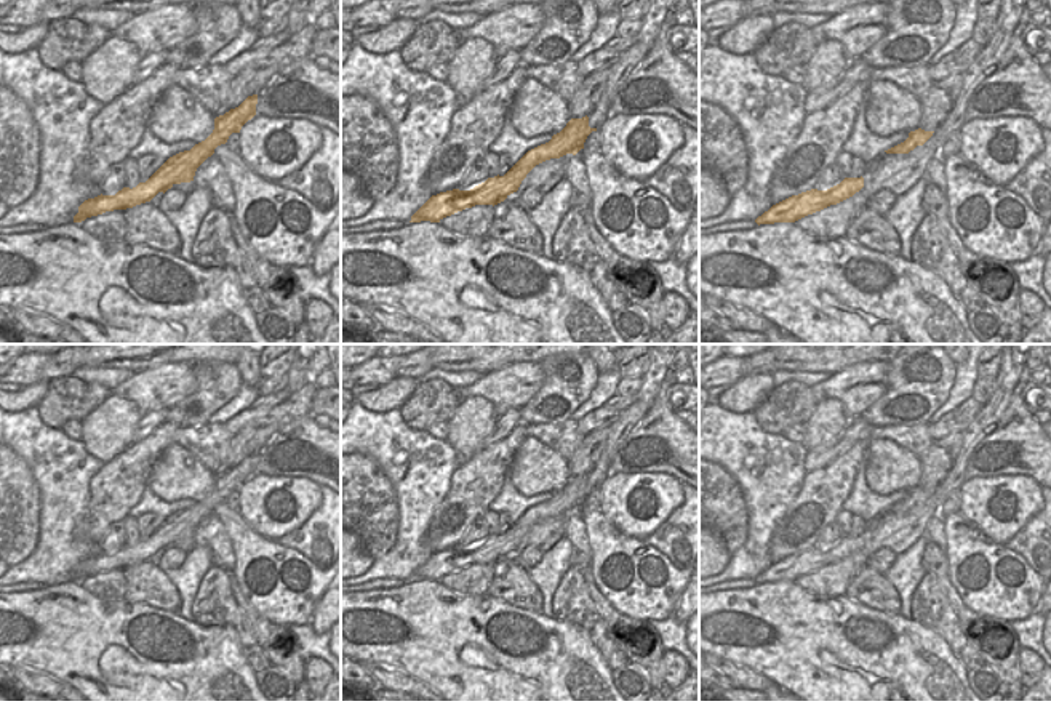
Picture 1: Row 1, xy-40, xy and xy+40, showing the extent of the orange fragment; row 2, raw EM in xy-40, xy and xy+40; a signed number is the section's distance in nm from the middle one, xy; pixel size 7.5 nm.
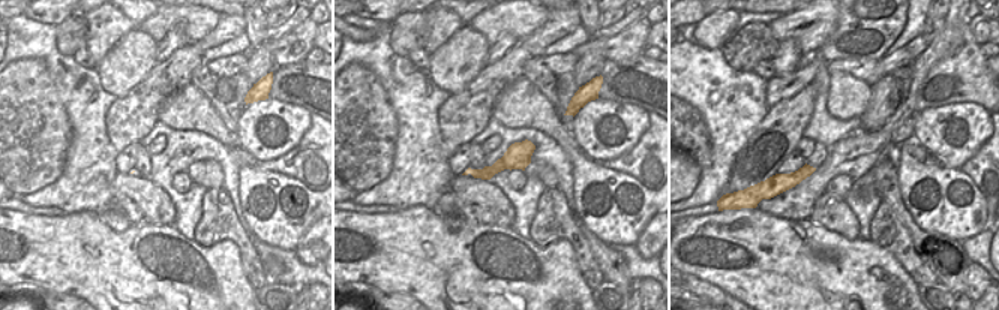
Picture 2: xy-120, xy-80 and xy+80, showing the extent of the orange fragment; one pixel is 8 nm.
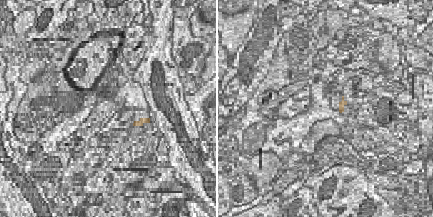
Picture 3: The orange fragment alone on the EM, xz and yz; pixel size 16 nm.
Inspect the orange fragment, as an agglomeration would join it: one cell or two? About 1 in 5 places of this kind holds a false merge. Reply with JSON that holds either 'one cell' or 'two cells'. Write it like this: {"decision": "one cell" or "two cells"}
{"decision": "one cell"}

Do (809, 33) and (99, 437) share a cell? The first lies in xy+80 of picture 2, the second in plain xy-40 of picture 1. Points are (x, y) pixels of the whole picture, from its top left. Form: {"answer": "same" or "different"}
{"answer": "different"}

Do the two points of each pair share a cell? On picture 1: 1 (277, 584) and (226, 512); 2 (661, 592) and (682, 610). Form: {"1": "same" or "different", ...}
{"1": "same", "2": "different"}

